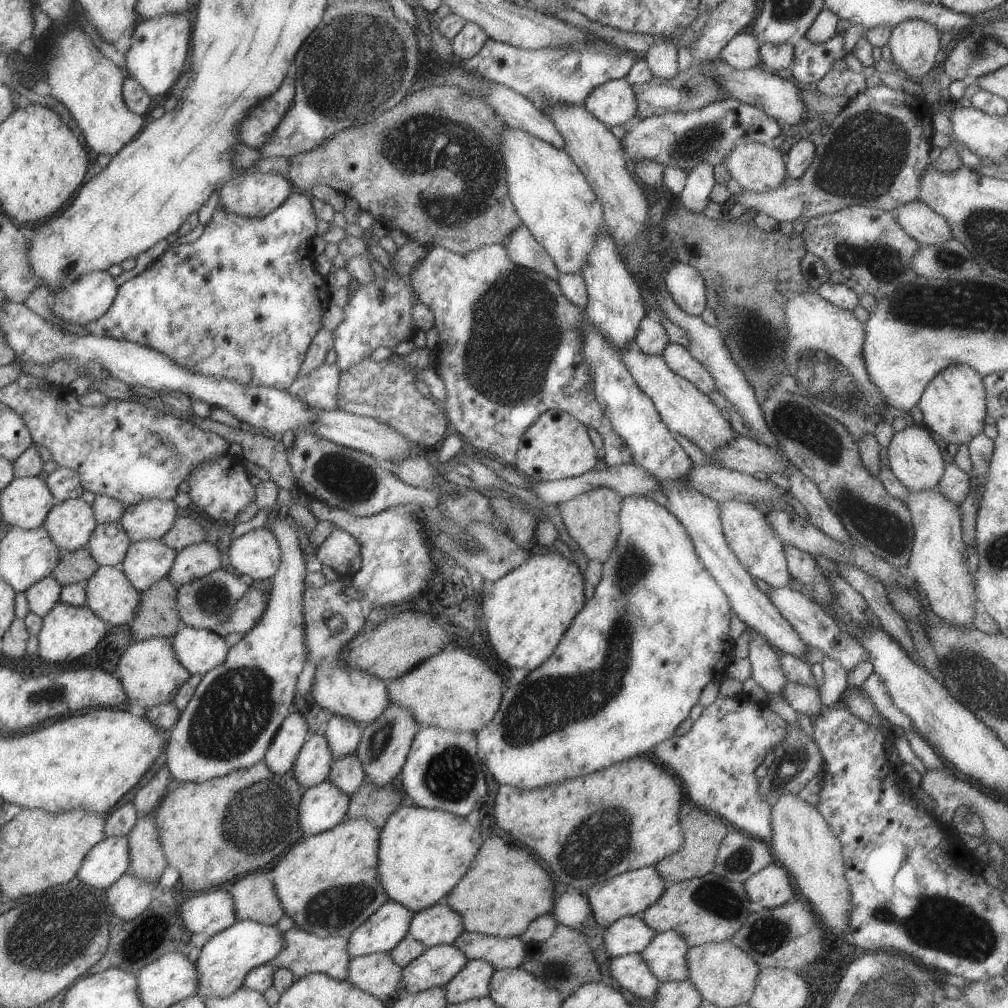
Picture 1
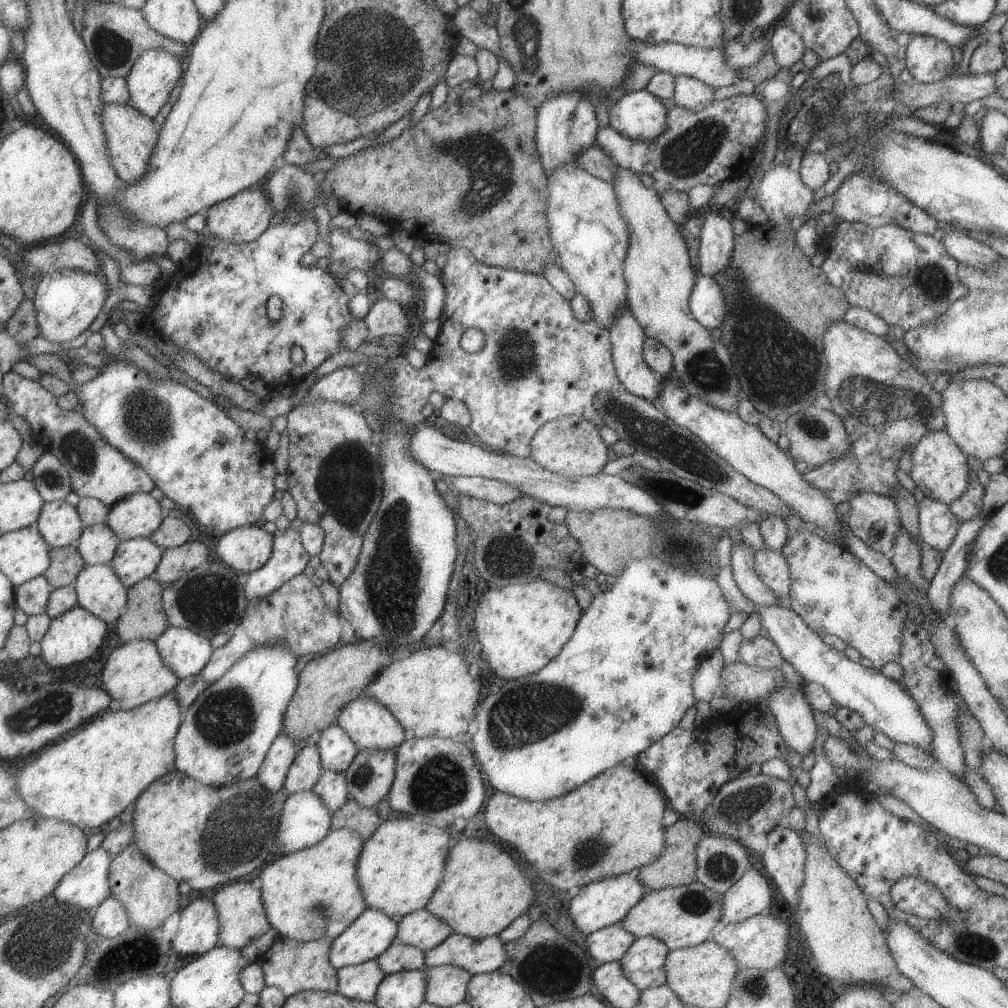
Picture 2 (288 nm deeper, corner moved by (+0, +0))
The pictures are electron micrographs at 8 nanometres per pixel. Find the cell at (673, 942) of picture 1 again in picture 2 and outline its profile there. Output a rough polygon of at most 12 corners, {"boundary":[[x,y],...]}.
{"boundary":[[653,936],[637,938],[619,962],[643,992],[667,984],[671,950]]}

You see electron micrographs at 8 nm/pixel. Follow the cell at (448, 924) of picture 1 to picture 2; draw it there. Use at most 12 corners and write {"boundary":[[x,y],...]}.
{"boundary":[[429,910],[399,918],[395,940],[427,952],[453,930]]}

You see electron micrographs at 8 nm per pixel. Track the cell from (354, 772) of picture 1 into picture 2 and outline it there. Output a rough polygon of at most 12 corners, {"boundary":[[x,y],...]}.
{"boundary":[[325,772],[313,792],[329,812],[349,802],[345,774]]}

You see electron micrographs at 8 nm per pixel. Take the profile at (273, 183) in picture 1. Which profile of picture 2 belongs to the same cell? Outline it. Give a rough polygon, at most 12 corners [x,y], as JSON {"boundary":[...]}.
{"boundary":[[247,188],[207,210],[201,230],[249,244],[275,214],[265,192]]}

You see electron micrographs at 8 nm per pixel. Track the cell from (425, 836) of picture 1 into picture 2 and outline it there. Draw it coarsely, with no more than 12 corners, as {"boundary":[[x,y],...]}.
{"boundary":[[383,822],[355,870],[367,908],[425,910],[443,878],[445,828]]}

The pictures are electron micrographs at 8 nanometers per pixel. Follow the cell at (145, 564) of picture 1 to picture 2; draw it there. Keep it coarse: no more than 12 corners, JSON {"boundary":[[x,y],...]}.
{"boundary":[[151,538],[121,542],[109,564],[129,590],[153,576],[163,550]]}

